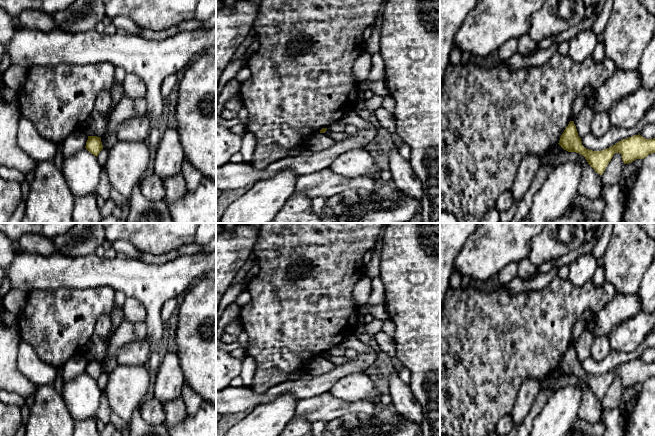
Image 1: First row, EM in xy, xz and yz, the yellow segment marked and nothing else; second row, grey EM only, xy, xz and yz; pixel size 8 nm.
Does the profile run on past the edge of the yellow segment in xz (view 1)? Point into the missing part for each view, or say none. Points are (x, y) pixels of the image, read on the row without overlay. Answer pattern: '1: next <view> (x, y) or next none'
1: next none

